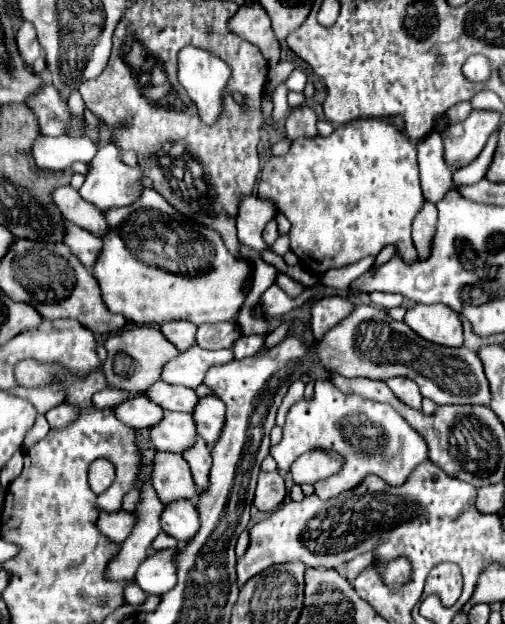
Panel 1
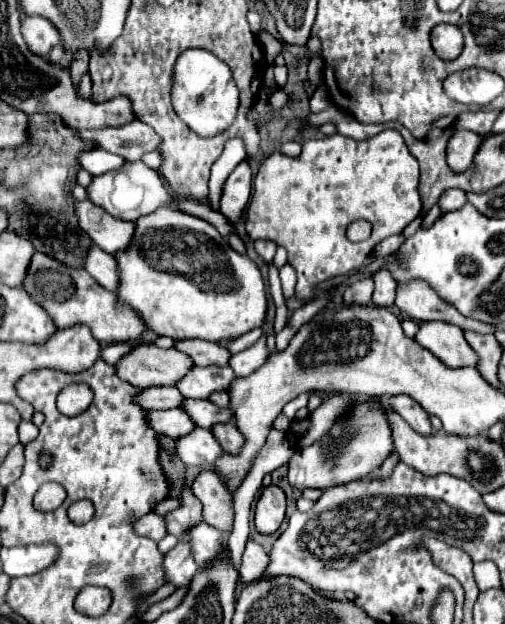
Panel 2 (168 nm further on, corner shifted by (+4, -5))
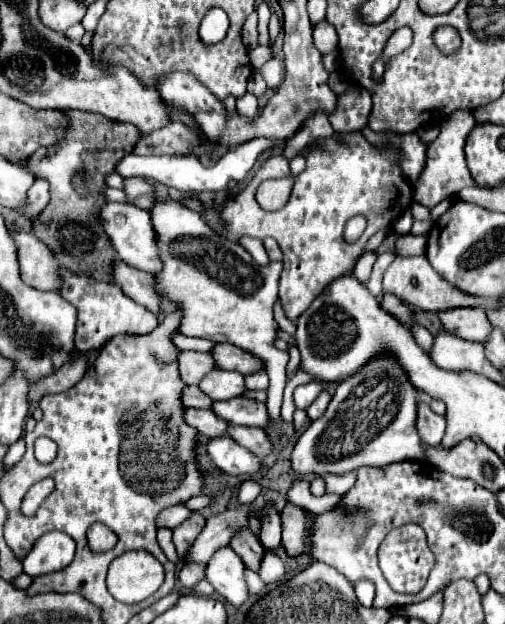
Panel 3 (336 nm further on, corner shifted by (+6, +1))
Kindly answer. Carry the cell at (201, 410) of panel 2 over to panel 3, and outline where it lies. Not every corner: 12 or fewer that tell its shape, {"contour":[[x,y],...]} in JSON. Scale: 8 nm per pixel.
{"contour":[[252,398],[214,402],[212,410],[230,424],[266,428],[270,414]]}

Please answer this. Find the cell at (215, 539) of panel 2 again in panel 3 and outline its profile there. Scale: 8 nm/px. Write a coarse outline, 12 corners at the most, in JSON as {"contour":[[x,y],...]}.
{"contour":[[232,548],[210,558],[206,578],[234,608],[246,602],[244,562]]}

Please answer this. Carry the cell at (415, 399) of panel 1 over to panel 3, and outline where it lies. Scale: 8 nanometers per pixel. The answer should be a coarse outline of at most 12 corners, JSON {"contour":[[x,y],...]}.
{"contour":[[426,402],[418,408],[418,434],[428,446],[440,446],[446,418]]}

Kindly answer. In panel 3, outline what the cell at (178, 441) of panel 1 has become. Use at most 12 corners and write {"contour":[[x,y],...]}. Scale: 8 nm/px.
{"contour":[[228,436],[210,438],[222,472],[254,476],[262,460]]}

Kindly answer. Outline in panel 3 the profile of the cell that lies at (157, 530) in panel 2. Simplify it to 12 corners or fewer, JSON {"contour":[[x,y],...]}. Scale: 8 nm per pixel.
{"contour":[[170,506],[158,514],[158,526],[176,528],[194,510]]}

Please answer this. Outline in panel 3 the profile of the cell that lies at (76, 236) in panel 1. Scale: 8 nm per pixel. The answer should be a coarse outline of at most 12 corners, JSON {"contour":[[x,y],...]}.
{"contour":[[116,262],[114,280],[126,296],[160,314],[154,274]]}

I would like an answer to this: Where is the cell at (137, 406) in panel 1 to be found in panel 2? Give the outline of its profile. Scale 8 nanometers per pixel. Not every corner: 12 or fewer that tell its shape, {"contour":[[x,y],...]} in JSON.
{"contour":[[180,408],[148,410],[154,432],[178,438],[194,424]]}

